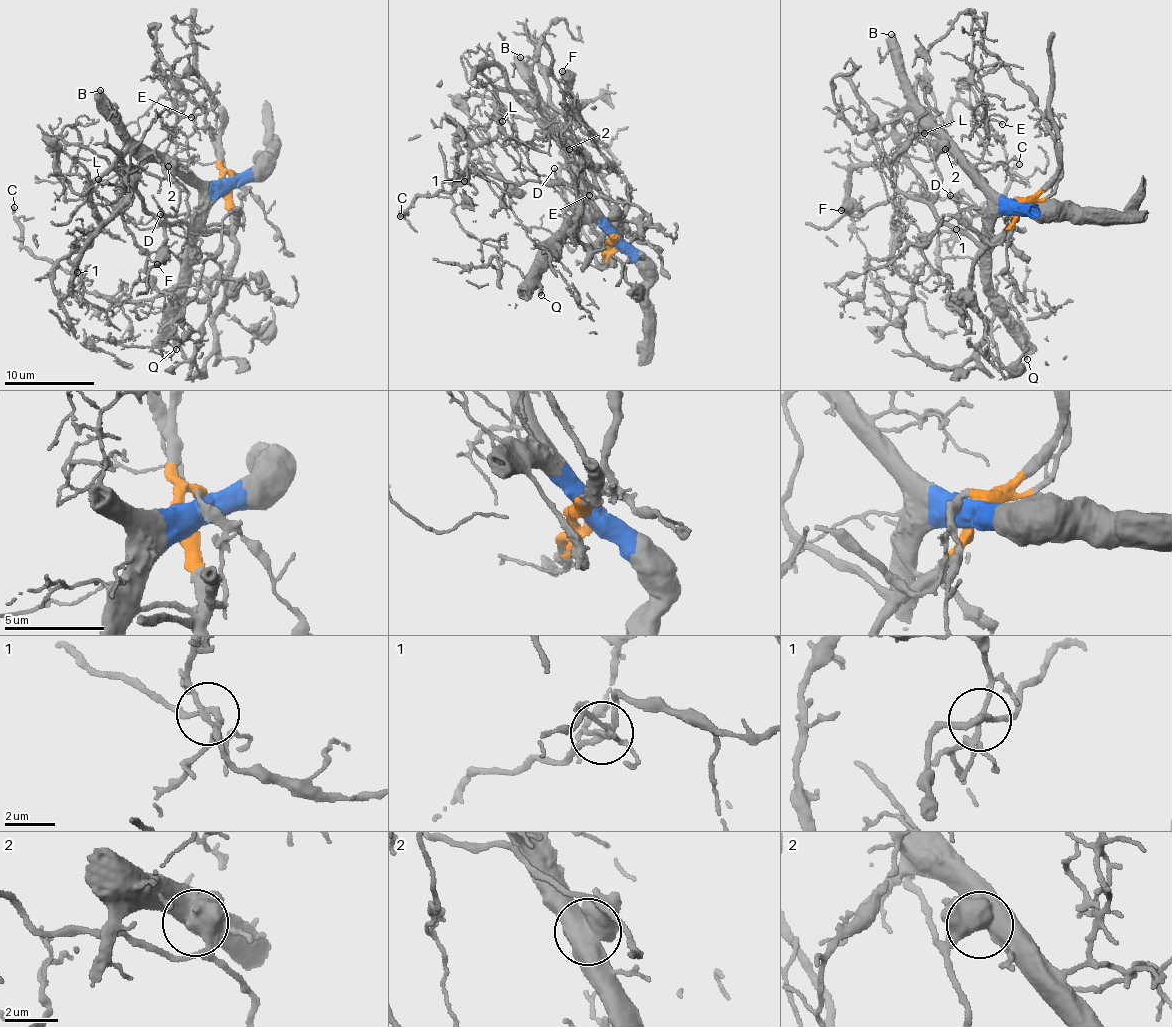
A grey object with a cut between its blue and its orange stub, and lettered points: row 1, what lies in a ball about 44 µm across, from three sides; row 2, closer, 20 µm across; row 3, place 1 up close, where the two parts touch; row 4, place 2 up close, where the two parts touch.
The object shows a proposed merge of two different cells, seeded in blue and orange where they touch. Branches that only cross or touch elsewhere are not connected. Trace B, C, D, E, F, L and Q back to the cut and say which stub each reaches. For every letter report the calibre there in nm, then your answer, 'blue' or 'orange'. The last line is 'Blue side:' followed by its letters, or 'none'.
B: 550 nm | blue
C: 300 nm | orange
D: 150 nm | blue
E: 100 nm | blue
F: 550 nm | orange
L: 120 nm | blue
Q: 260 nm | blue
Blue side: B, D, E, L, Q

